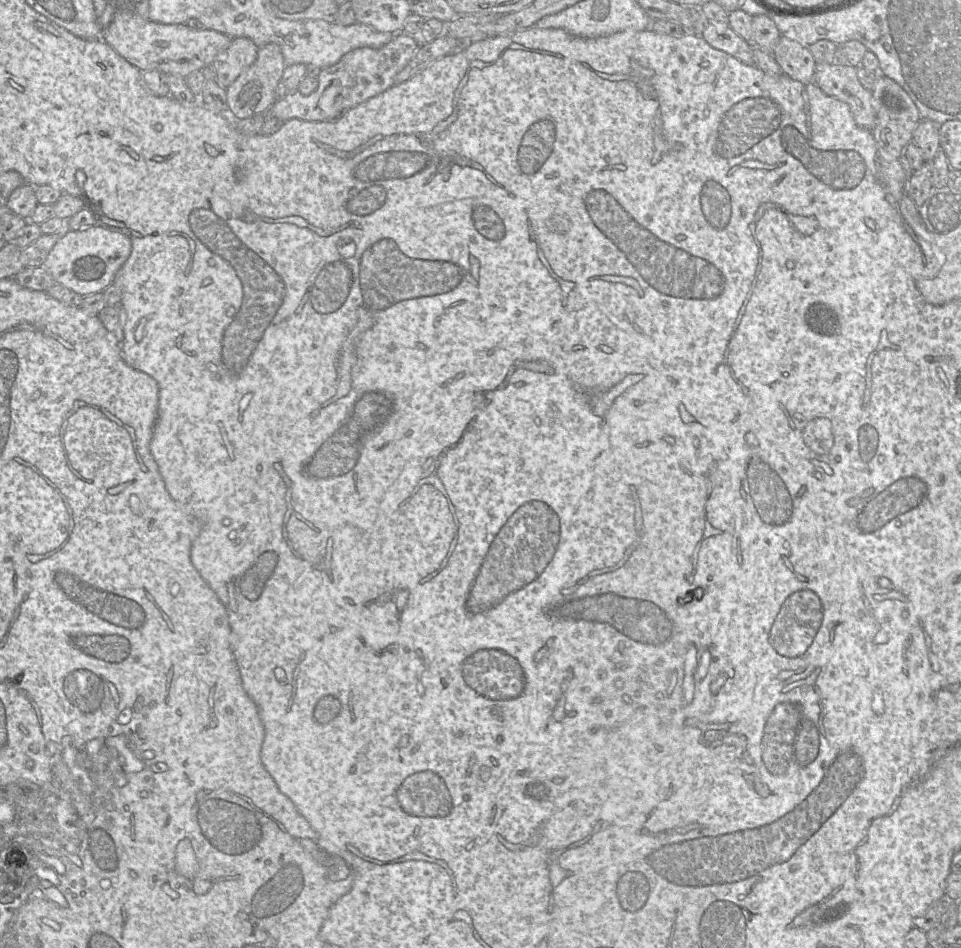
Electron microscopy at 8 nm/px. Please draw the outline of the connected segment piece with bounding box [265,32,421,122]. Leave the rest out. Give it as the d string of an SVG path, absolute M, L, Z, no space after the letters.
M402 32L381 48L362 47L345 54L336 64L321 69L318 86L309 95L298 90L291 91L277 100L265 113L270 113L283 122L299 119L312 122L331 121L358 104L374 97L395 85L396 75L409 63L421 42L418 37Z

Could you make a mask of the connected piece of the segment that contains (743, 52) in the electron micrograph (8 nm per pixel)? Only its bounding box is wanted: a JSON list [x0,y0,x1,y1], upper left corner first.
[701,22,754,65]

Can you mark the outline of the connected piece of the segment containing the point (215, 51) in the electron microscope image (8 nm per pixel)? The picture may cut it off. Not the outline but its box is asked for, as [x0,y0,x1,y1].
[101,8,232,77]

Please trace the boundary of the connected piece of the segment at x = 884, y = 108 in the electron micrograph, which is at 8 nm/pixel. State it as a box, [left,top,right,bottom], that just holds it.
[871,76,921,162]

